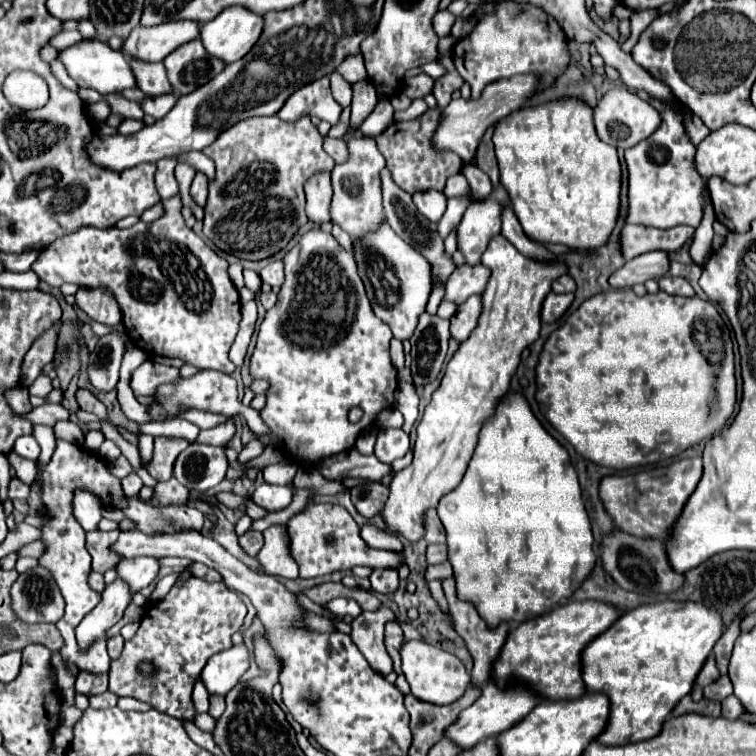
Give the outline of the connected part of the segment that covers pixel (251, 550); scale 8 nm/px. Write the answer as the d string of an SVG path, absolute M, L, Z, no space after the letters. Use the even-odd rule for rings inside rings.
M247 531L245 535L239 537L243 549L249 553L249 555L257 555L259 549L263 547L263 535L259 531Z

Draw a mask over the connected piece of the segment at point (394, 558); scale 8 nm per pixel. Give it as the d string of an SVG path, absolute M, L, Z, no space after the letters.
M309 501L305 511L297 513L287 521L287 531L291 539L291 555L299 563L301 577L319 577L333 571L353 569L357 565L365 565L373 569L387 569L387 567L399 569L405 563L403 553L367 547L363 539L359 539L357 523L349 515L349 511L341 505Z

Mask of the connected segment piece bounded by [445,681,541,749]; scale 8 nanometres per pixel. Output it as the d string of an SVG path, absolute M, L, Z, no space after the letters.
M487 681L483 685L483 693L481 697L467 709L463 709L459 713L459 719L455 719L455 723L451 723L451 727L445 729L445 737L451 739L455 745L459 745L461 749L471 749L475 743L487 739L487 737L497 737L499 733L507 731L509 727L513 727L515 723L519 723L541 699L535 697L535 693L531 693L525 685L517 685L515 687L507 687L507 691L501 691L495 687L493 681Z

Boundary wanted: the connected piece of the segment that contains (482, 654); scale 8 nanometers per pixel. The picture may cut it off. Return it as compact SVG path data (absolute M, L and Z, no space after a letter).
M447 577L443 579L443 591L445 591L445 597L447 597L447 603L449 603L449 613L455 621L455 629L457 633L465 639L467 643L467 649L469 653L473 655L475 659L475 667L471 671L471 681L481 685L483 681L487 681L491 677L491 663L495 661L495 657L499 655L505 639L507 639L507 631L509 631L509 625L507 623L501 623L499 627L491 629L487 627L487 623L483 623L483 619L479 619L479 613L475 611L475 607L471 607L471 603L463 603L463 599L459 599L455 595L455 577Z

